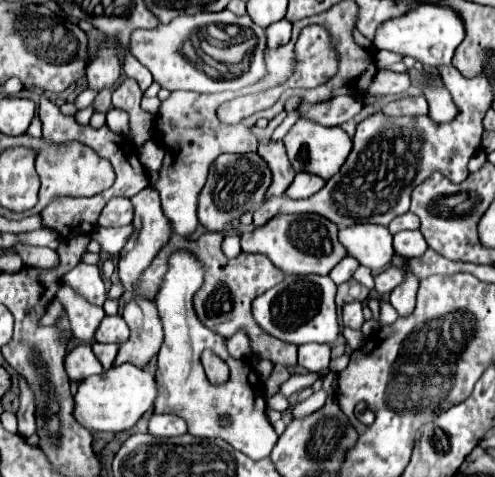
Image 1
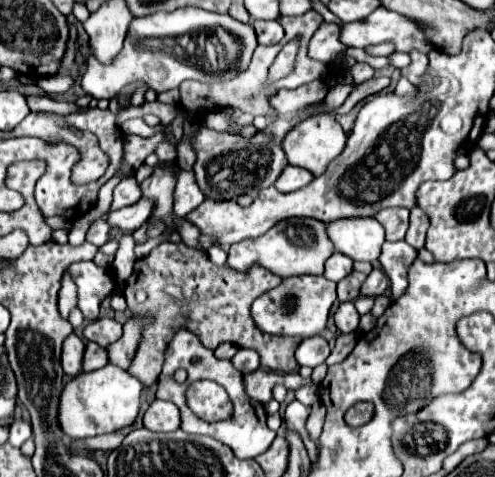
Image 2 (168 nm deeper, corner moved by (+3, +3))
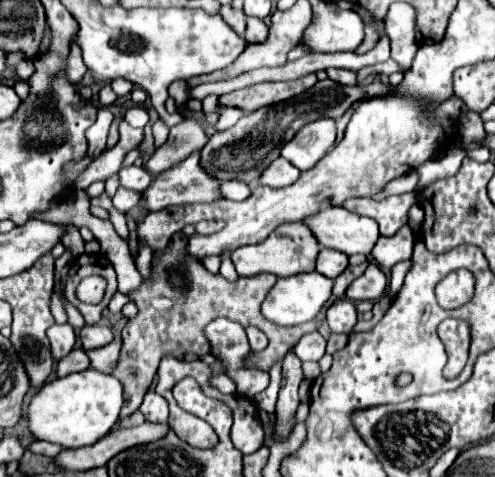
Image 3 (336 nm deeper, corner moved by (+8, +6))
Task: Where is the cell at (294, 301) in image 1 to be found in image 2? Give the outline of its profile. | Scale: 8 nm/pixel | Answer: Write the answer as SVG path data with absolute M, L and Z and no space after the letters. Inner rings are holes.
M293 276L285 278L277 288L265 292L259 296L253 306L251 314L255 324L267 332L267 334L279 334L279 336L315 336L319 334L329 318L329 310L333 302L337 300L335 294L337 284L327 280L325 276Z

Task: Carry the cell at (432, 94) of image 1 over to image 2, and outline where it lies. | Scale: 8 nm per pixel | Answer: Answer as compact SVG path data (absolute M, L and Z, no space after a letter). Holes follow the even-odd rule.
M409 52L409 56L411 56L411 64L409 66L405 66L405 68L401 68L401 74L411 82L411 84L419 84L421 82L421 76L425 74L425 70L427 70L427 66L429 66L429 60L427 60L427 56L423 54L423 52Z

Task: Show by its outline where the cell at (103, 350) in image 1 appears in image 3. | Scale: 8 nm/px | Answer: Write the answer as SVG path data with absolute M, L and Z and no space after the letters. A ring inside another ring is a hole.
M80 347L80 349L74 349L68 357L64 357L64 361L58 363L58 377L64 377L64 375L70 375L70 373L76 373L76 371L84 371L90 367L90 359L86 355L86 351Z

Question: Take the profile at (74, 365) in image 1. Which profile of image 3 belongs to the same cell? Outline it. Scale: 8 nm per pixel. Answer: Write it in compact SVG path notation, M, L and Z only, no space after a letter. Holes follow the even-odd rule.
M52 325L48 329L48 339L50 339L50 345L52 345L52 355L56 361L64 359L72 349L74 349L74 343L76 343L76 335L74 335L74 329L72 325Z

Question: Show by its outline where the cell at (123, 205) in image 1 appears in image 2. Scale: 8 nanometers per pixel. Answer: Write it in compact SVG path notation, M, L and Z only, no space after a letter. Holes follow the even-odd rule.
M129 176L125 180L121 180L115 190L113 190L113 202L111 202L111 210L119 210L123 206L131 206L141 198L141 186L135 180L135 176Z

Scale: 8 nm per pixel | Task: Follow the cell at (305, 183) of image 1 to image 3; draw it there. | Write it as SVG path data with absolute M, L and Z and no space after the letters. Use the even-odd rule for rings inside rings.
M278 157L278 159L264 171L264 175L260 177L260 183L262 183L262 185L268 185L268 187L288 187L288 185L292 185L298 177L300 177L300 171L298 171L290 161L286 161L284 157Z

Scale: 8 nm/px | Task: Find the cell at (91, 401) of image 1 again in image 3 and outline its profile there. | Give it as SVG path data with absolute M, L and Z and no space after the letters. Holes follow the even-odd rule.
M96 369L70 373L62 379L46 383L32 397L28 407L30 431L36 435L36 439L58 443L68 449L94 445L118 421L122 403L122 383L114 375L106 375Z

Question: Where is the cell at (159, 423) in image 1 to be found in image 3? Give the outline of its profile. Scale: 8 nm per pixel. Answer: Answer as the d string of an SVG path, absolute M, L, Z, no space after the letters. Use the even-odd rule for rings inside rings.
M148 391L144 403L140 405L142 415L150 423L166 423L168 421L168 401L160 397L156 391Z

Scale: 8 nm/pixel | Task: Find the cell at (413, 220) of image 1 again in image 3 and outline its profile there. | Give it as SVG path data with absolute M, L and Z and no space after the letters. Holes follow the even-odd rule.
M404 193L404 195L392 195L382 201L374 199L352 199L346 201L342 207L348 207L348 211L372 217L380 225L380 235L394 235L402 225L408 223L408 209L416 203L416 193Z

